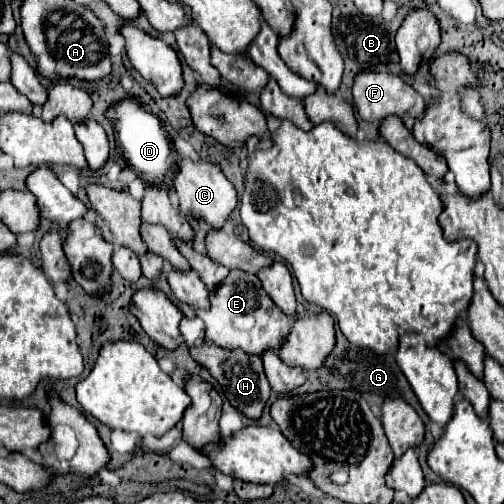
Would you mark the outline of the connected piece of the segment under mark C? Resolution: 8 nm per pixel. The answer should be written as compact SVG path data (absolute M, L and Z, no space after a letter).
M178 159L178 173L174 177L174 187L180 199L180 211L188 217L200 217L204 219L210 229L214 227L216 231L222 229L226 225L226 221L230 219L232 211L238 205L238 195L234 185L222 175L220 167L214 163L192 163L188 159Z

